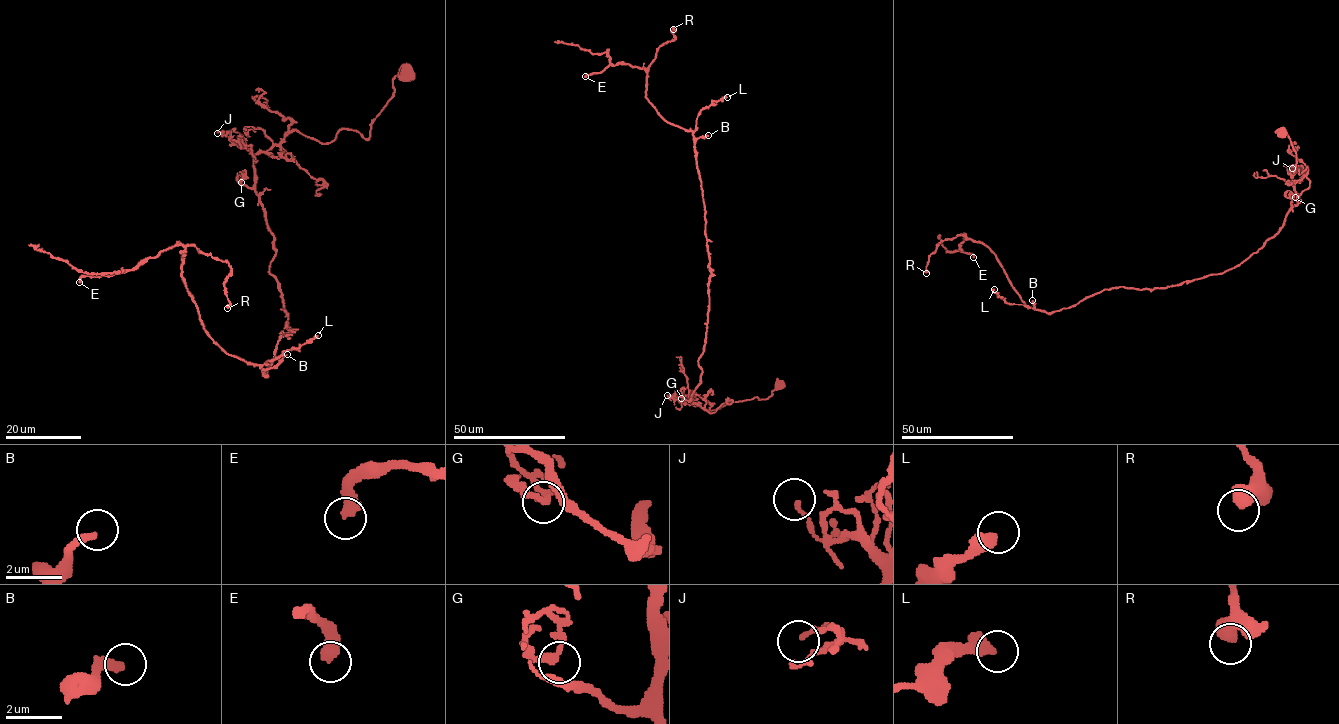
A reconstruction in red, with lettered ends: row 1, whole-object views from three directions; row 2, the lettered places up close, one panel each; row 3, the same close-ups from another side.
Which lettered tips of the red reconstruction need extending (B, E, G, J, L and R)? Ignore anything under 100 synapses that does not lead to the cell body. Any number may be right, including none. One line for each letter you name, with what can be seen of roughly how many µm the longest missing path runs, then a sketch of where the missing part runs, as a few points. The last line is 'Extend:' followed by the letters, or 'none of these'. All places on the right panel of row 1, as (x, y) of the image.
E: about 60 µm are missing; missing branch runs (973, 257), (944, 269), (957, 278), (943, 291), (944, 303)
Extend: E

